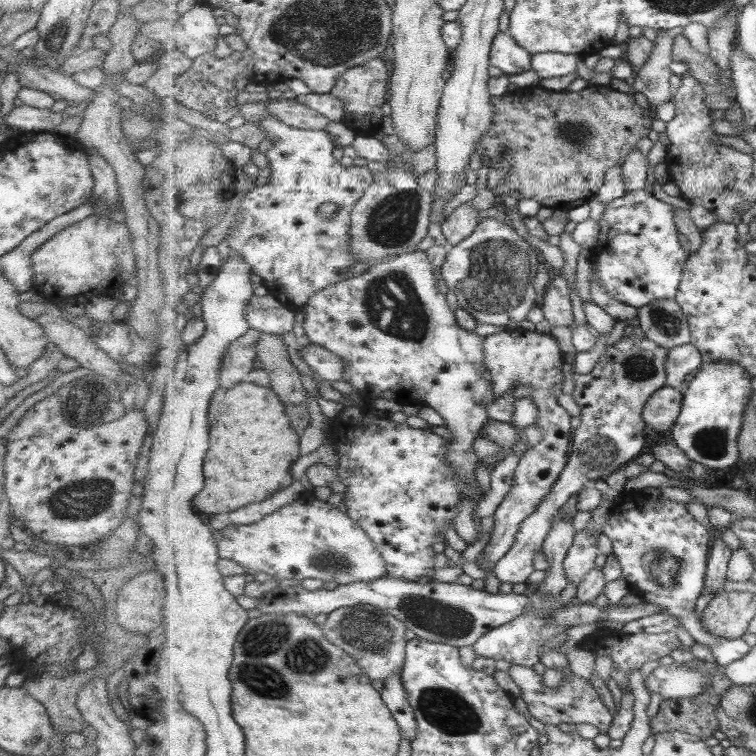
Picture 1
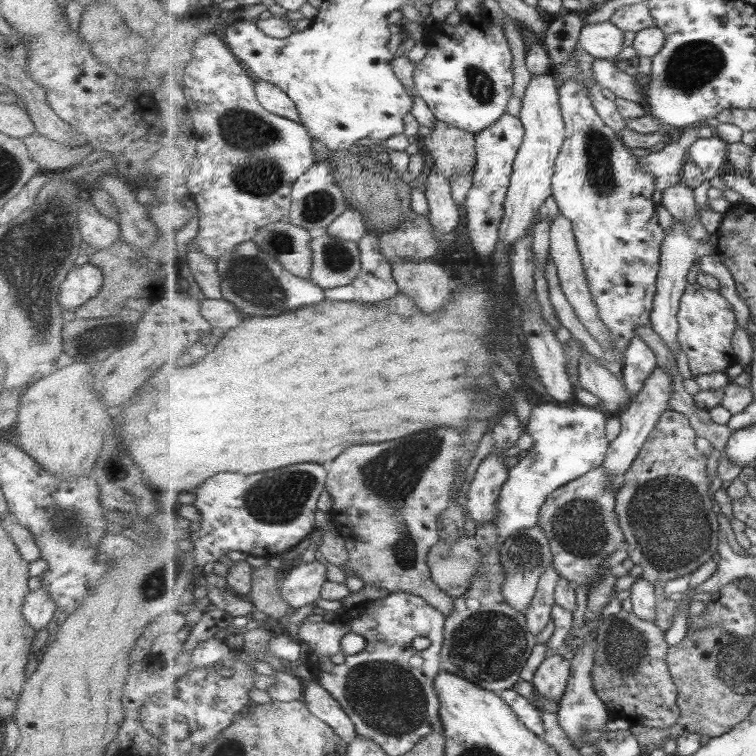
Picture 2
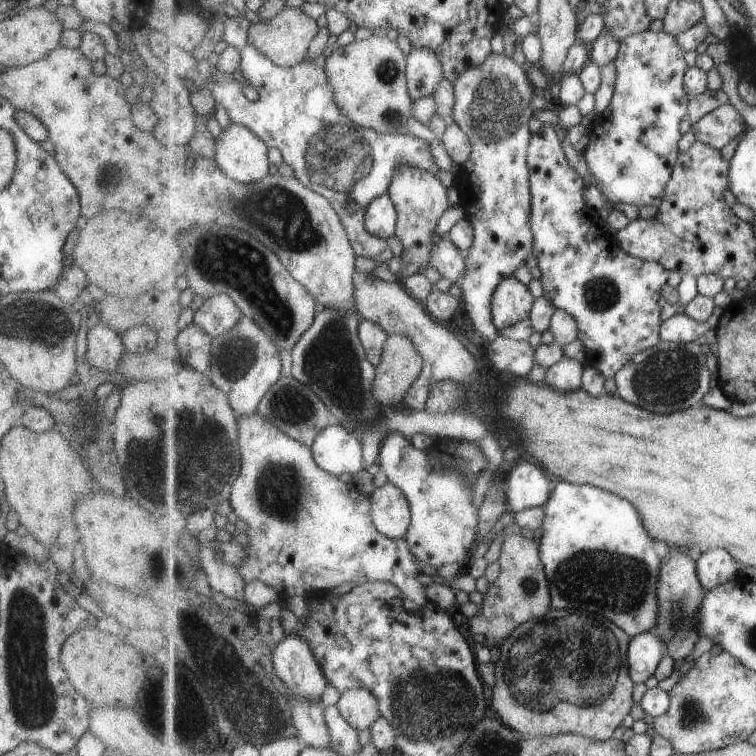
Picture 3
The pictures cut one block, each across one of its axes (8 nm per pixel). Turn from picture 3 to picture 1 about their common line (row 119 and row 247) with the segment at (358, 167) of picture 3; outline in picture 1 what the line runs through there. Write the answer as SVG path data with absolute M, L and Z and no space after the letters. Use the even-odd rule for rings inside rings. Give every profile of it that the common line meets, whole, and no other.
M267 113L265 118L260 122L260 128L267 133L267 137L271 141L274 141L272 148L270 148L265 155L267 156L267 161L270 165L270 181L262 186L255 187L252 191L246 193L246 196L242 199L241 205L235 214L235 218L241 220L241 225L237 229L230 229L226 235L224 242L227 242L231 249L239 256L242 257L247 264L253 266L253 273L260 276L263 285L267 288L268 292L276 298L282 306L292 308L293 310L299 310L299 312L304 312L304 309L308 306L309 300L316 295L317 292L327 288L329 285L337 283L337 281L343 280L343 270L346 270L352 263L355 264L356 259L352 256L350 252L350 240L351 240L351 227L352 227L352 210L356 207L357 202L365 196L365 191L369 186L373 185L376 180L374 178L373 172L367 167L352 166L345 168L341 166L339 161L335 160L333 157L333 148L335 148L336 143L331 138L331 134L327 130L302 130L301 128L292 128L287 124L284 124L279 118L276 118L273 114ZM327 202L333 202L337 204L338 208L335 217L321 217L319 213L319 206L327 204Z

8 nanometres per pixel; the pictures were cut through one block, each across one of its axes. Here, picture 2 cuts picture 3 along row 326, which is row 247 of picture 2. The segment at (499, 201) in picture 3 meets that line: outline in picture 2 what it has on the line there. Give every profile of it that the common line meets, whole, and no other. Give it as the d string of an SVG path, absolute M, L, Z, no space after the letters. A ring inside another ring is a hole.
M505 114L496 124L476 134L475 186L469 191L465 208L470 242L479 256L492 258L499 245L500 228L505 218L505 203L514 172L515 159L524 144L526 131L520 117Z

